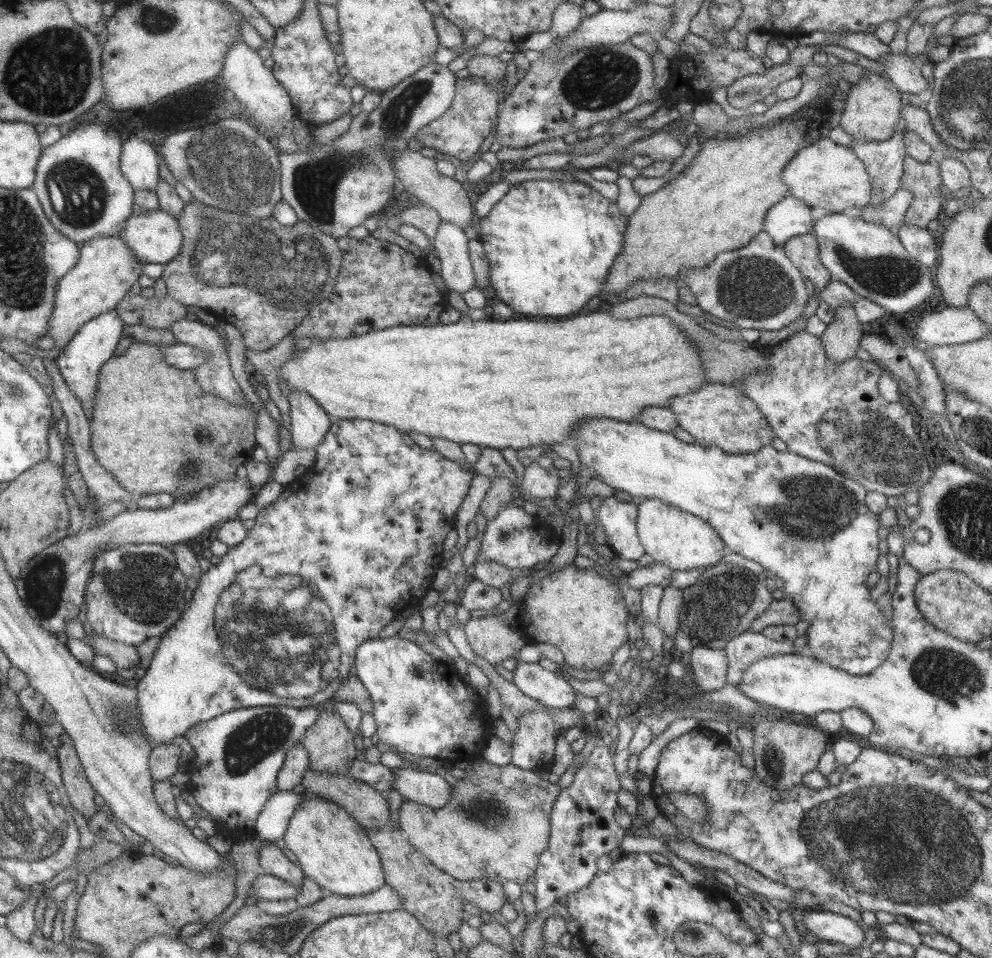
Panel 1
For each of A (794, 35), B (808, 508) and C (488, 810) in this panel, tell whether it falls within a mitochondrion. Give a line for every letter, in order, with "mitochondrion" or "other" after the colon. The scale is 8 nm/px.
A: other
B: mitochondrion
C: mitochondrion

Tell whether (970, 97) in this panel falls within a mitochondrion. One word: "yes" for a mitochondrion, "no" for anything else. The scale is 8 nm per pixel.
yes

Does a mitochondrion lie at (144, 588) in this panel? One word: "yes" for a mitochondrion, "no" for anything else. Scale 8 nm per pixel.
yes

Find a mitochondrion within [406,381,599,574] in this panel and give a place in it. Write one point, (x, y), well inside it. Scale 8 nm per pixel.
(504, 536)

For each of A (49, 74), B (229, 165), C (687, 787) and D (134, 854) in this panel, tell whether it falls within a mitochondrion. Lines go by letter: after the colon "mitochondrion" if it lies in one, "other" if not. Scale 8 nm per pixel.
A: mitochondrion
B: mitochondrion
C: other
D: other

